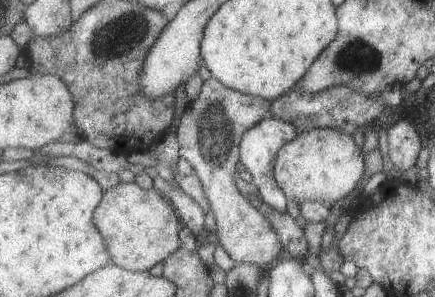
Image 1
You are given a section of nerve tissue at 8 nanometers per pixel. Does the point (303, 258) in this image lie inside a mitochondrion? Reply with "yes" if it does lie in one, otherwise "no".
no

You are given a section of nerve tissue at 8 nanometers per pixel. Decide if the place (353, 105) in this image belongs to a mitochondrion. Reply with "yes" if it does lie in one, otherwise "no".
yes

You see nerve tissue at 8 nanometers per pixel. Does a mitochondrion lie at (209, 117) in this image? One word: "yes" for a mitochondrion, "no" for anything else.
yes

